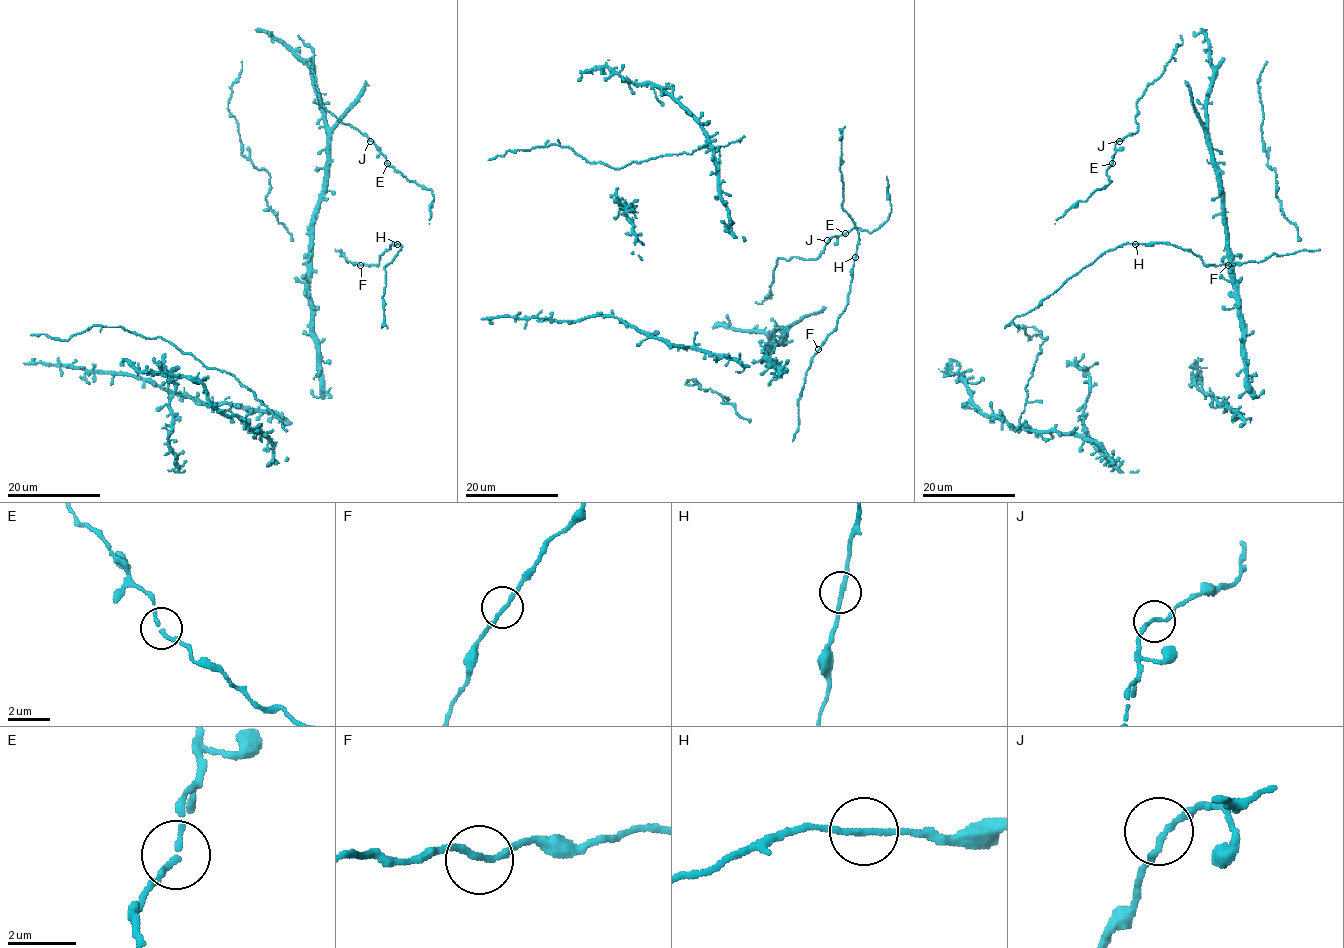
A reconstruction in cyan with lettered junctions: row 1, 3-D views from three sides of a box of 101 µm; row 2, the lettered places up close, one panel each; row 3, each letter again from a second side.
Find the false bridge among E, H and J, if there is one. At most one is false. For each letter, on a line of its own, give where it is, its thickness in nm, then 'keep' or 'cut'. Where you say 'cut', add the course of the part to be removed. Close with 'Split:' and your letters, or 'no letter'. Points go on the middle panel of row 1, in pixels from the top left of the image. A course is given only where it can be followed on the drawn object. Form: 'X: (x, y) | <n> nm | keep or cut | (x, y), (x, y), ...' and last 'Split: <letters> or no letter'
E: (845, 233) | 160 nm | keep
H: (855, 257) | 170 nm | keep
J: (827, 240) | 170 nm | keep
Split: no letter

